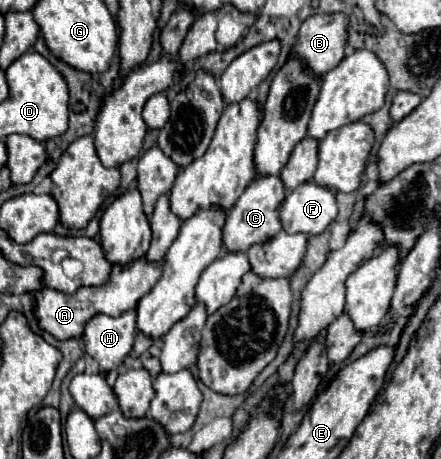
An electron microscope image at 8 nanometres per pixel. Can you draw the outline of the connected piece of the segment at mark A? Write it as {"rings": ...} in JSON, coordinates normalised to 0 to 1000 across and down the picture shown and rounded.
{"rings":[[[315,562],[288,580],[261,580],[252,588],[252,601],[238,619],[229,623],[206,623],[206,627],[179,627],[170,641],[143,641],[116,627],[98,627],[93,636],[79,641],[84,667],[79,667],[79,688],[88,693],[88,710],[120,728],[134,741],[152,736],[184,736],[197,697],[206,688],[220,688],[224,680],[243,688],[274,688],[279,680],[297,675],[311,667],[311,658],[347,627],[347,619],[365,601],[365,571],[361,575],[338,575],[329,562]]]}

